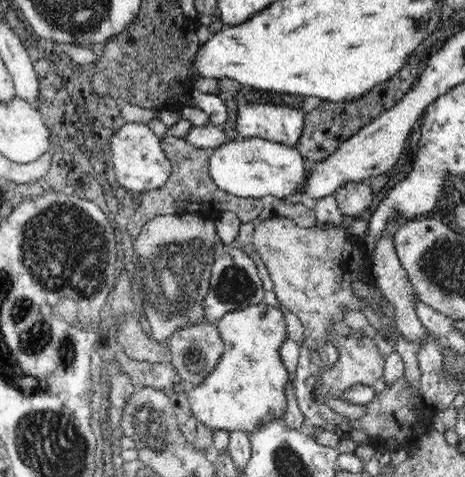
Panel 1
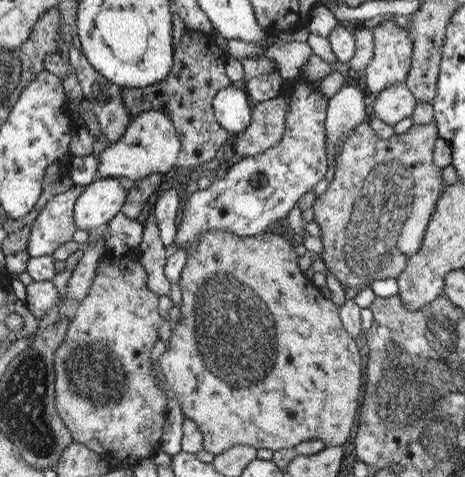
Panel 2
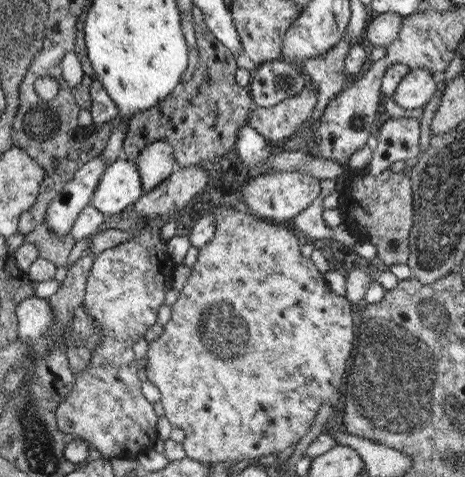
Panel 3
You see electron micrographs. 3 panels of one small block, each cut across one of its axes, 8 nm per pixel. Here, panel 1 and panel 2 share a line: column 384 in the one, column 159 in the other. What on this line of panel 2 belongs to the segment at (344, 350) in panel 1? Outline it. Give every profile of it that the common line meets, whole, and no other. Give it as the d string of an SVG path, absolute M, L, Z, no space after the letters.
M209 230L199 238L199 242L193 248L187 250L187 264L181 270L179 278L179 288L183 296L179 306L181 312L179 322L175 330L171 330L169 348L159 356L157 364L161 370L161 380L165 380L169 390L175 394L183 418L189 418L197 426L197 430L203 436L203 450L207 450L213 456L227 452L233 446L251 446L257 450L267 448L277 452L277 450L295 448L307 440L319 440L327 448L331 448L331 446L343 446L349 434L353 434L351 428L355 424L355 412L357 406L361 406L357 404L359 386L361 386L361 356L351 340L351 334L345 330L341 322L339 306L333 304L331 300L325 300L321 296L321 290L301 274L301 268L297 268L297 264L299 260L295 258L295 252L289 246L289 242L271 232L241 238L223 230Z

